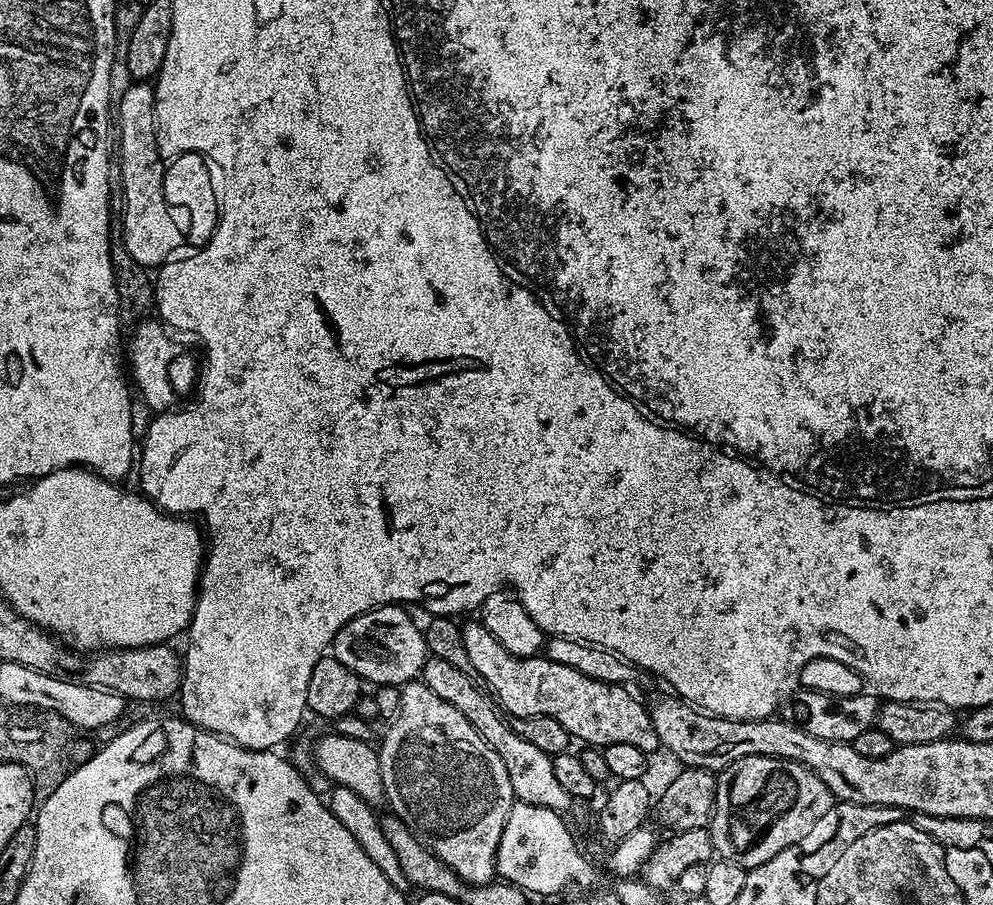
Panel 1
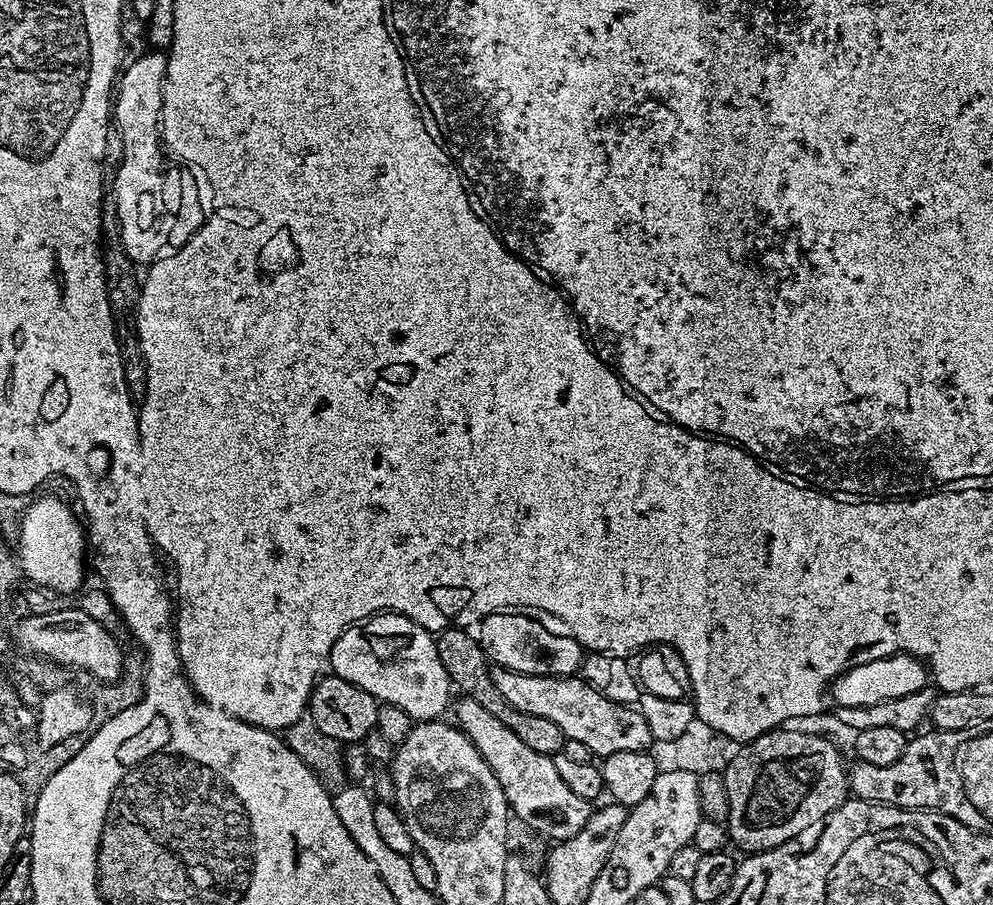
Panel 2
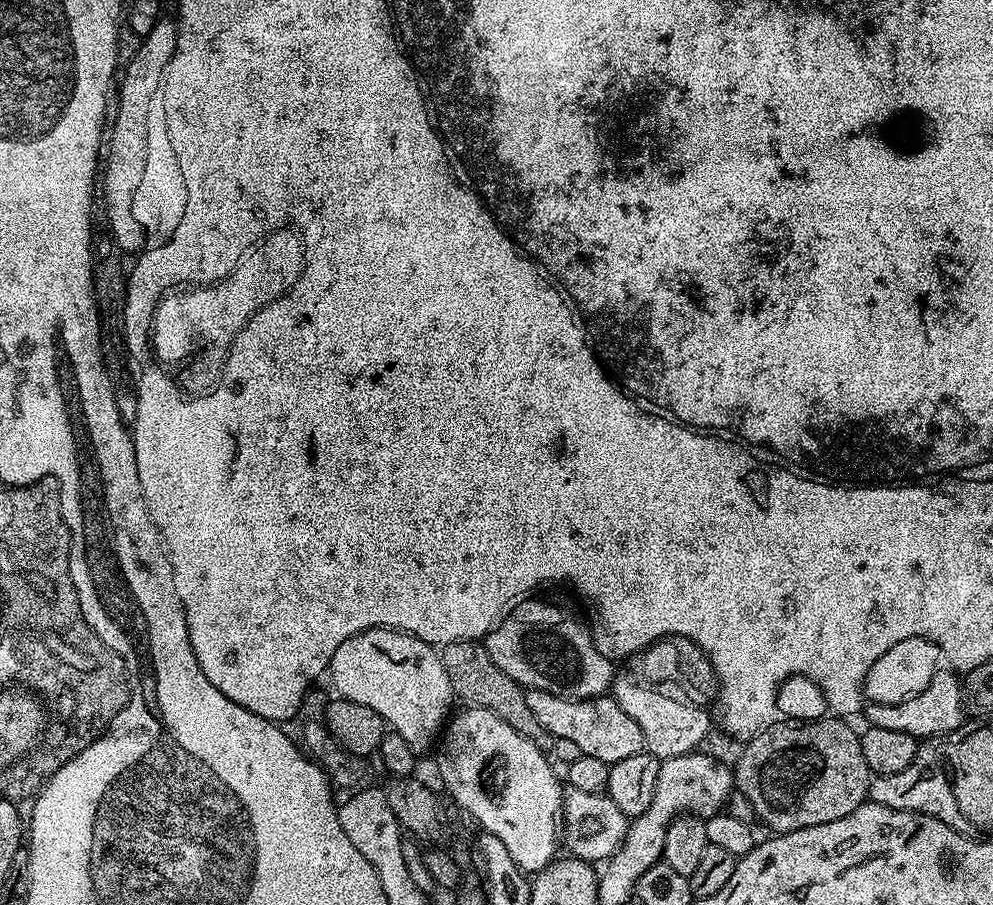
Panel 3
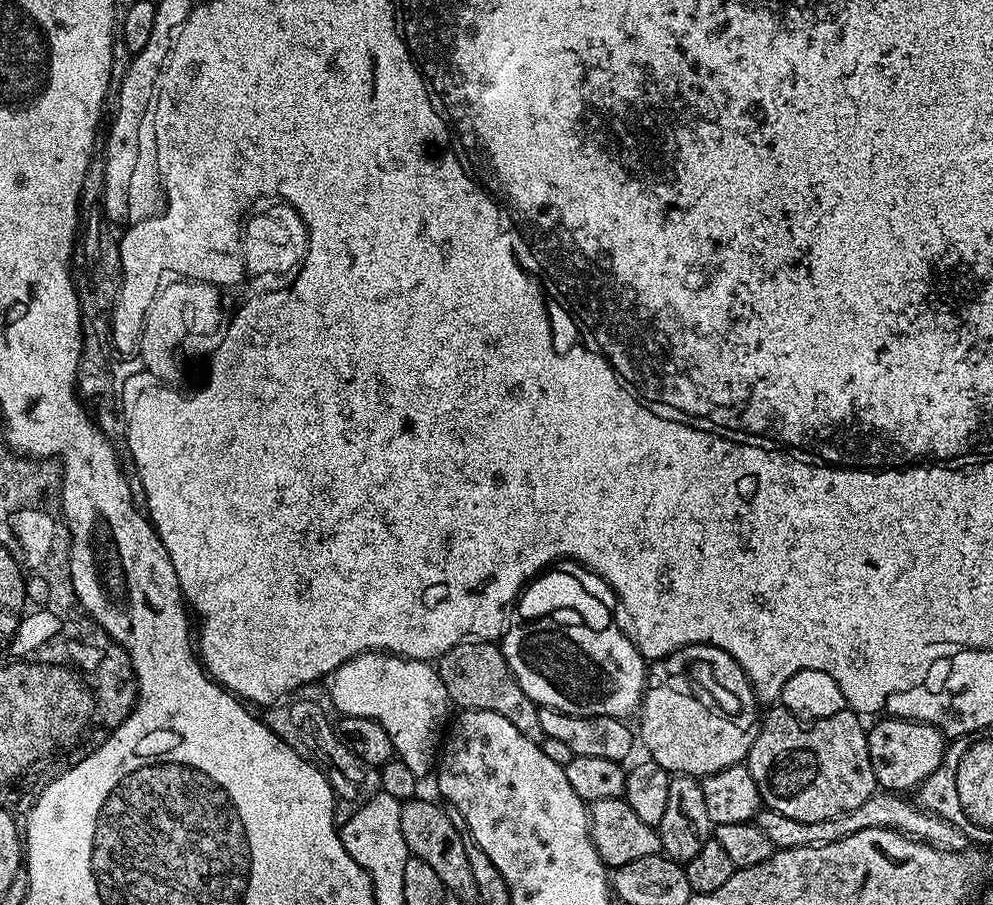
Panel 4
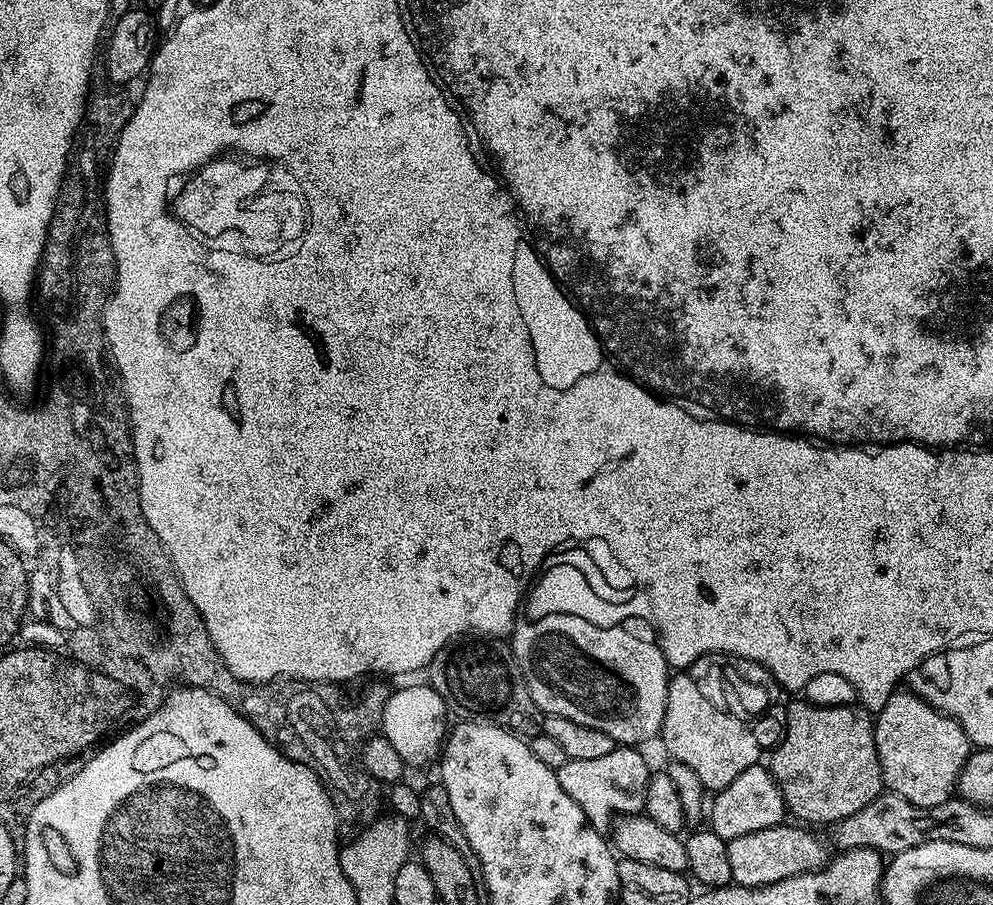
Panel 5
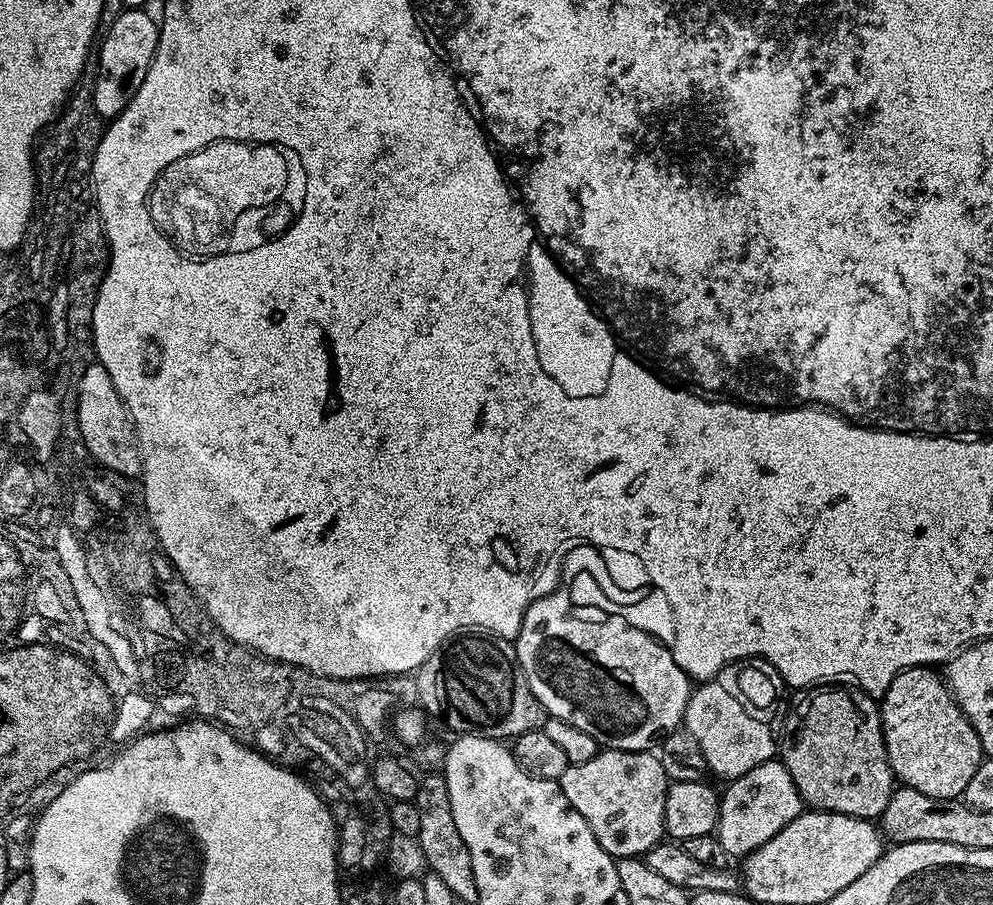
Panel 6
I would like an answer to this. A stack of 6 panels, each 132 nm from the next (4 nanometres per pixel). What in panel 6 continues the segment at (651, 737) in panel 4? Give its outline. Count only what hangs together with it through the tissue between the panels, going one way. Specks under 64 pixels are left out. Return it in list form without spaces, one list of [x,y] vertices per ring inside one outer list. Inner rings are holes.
[[[700,682],[693,687],[690,698],[686,702],[682,721],[683,727],[694,738],[694,742],[698,742],[698,746],[702,748],[702,755],[706,757],[709,773],[713,777],[721,776],[724,782],[737,780],[742,774],[754,770],[754,766],[773,759],[777,755],[777,737],[776,740],[772,737],[771,730],[764,723],[761,717],[751,716],[735,698],[730,698],[730,694],[726,694],[726,690],[722,690],[718,682]]]

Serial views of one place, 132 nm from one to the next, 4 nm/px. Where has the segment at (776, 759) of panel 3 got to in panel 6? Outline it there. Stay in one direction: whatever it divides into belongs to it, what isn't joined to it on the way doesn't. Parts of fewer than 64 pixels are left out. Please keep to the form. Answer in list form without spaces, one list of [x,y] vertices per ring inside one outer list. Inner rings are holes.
[[[820,686],[817,687],[815,690],[800,690],[795,693],[796,696],[792,700],[792,709],[788,712],[788,717],[784,720],[784,740],[782,736],[782,743],[779,745],[778,748],[778,756],[779,759],[783,762],[783,764],[786,766],[786,770],[790,770],[790,778],[794,778],[794,786],[798,786],[798,794],[800,795],[801,801],[809,809],[812,810],[819,810],[822,812],[837,812],[838,814],[846,814],[847,816],[853,816],[854,818],[862,818],[863,820],[870,820],[875,821],[877,818],[880,818],[883,814],[883,812],[886,810],[887,803],[890,802],[892,798],[892,793],[894,791],[894,777],[892,774],[892,767],[890,766],[890,762],[888,761],[888,755],[886,754],[886,742],[884,741],[884,731],[882,730],[882,726],[880,725],[880,705],[877,703],[873,697],[869,696],[867,692],[860,690],[857,691],[856,696],[856,704],[854,701],[852,701],[852,696],[848,692],[843,692],[840,688],[832,688],[836,686]]]

